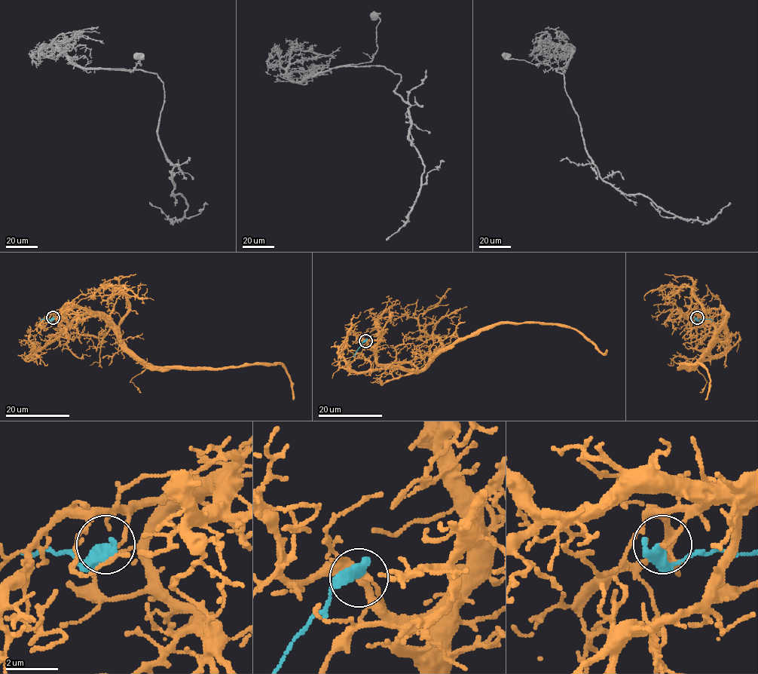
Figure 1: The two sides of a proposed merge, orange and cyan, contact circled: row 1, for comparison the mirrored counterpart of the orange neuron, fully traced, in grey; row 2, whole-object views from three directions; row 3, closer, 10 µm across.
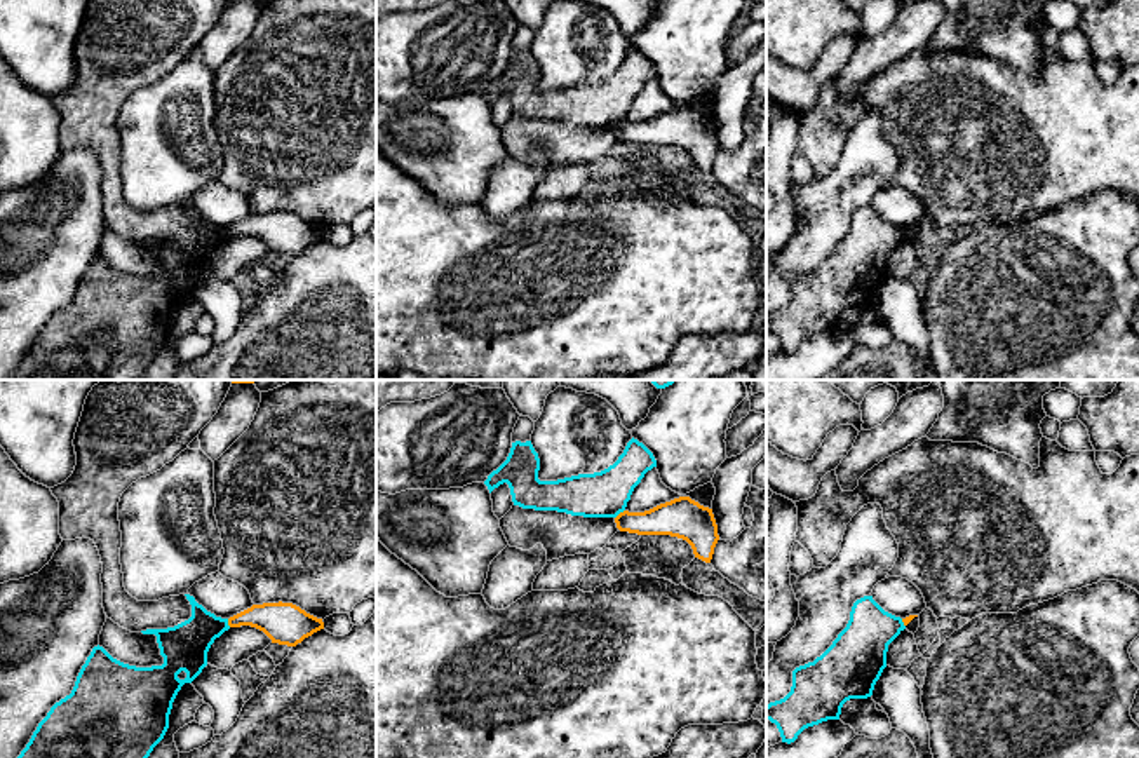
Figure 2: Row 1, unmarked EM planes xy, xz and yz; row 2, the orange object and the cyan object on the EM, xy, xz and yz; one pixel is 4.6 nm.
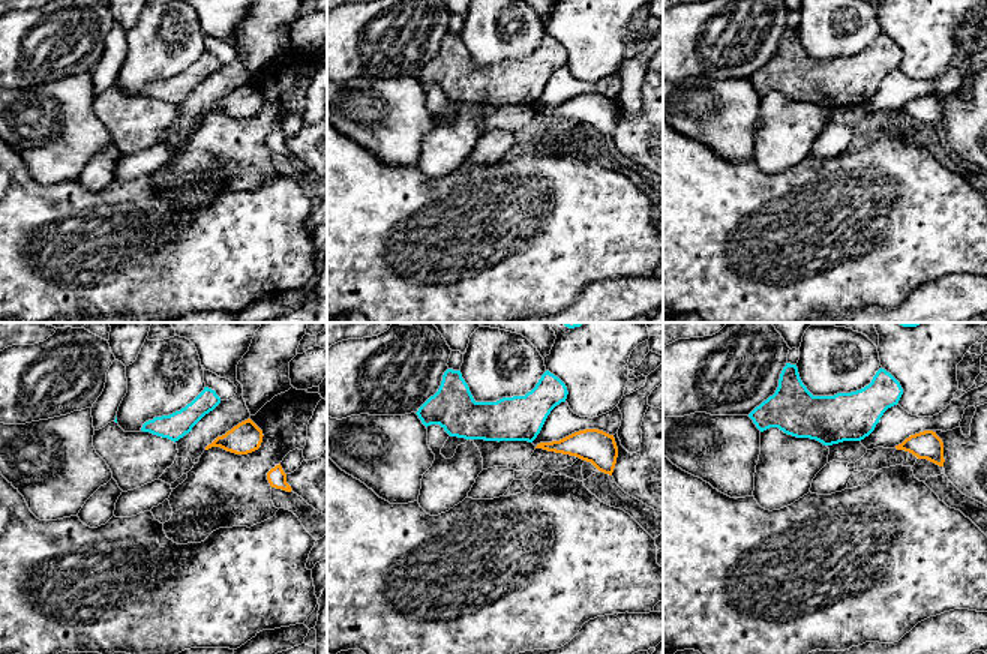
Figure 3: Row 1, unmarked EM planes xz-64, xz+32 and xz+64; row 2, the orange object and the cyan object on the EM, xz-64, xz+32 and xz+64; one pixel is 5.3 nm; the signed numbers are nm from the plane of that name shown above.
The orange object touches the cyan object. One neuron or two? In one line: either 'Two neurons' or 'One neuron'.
Two neurons

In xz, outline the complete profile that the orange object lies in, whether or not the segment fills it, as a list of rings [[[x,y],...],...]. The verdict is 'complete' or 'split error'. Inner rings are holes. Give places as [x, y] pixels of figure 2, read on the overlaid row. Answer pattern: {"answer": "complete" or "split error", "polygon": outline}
{"answer": "complete", "polygon": [[[679,497],[644,512],[623,511],[615,518],[620,531],[637,535],[671,535],[686,540],[695,558],[711,563],[719,540],[712,509],[690,497]]]}

